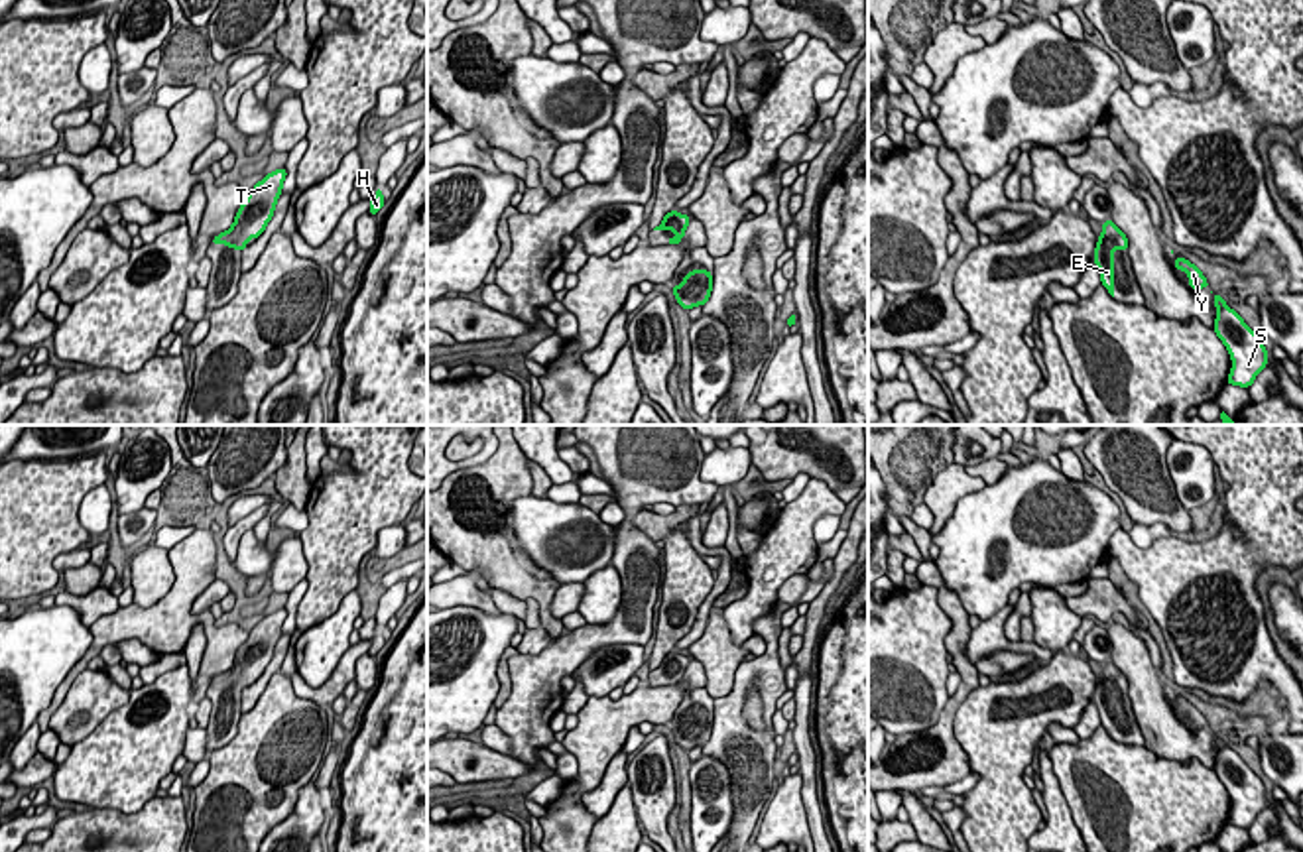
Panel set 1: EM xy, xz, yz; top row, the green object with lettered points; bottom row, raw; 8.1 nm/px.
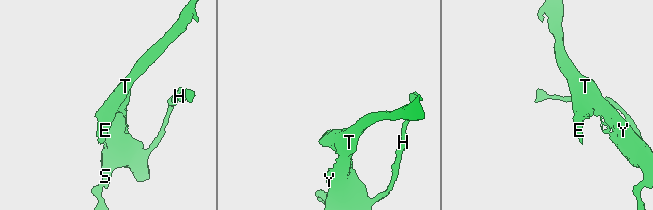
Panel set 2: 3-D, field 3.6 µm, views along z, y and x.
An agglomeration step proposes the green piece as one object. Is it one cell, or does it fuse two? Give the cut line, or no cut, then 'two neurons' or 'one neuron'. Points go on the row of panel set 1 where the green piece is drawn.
no cut; one neuron

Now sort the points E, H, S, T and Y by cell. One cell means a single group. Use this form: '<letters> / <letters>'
E H S T Y

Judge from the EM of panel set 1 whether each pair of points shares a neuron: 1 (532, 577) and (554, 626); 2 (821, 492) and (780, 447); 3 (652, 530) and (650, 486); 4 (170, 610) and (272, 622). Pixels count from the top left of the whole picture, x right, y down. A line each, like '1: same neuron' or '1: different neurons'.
1: same neuron
2: different neurons
3: different neurons
4: different neurons

